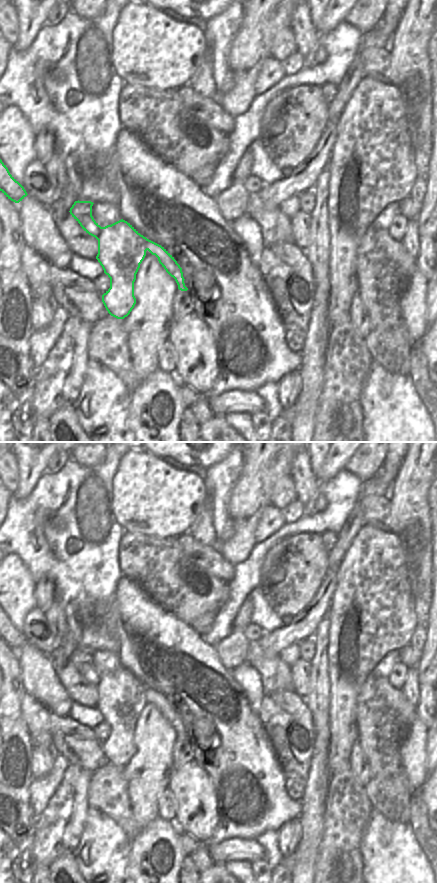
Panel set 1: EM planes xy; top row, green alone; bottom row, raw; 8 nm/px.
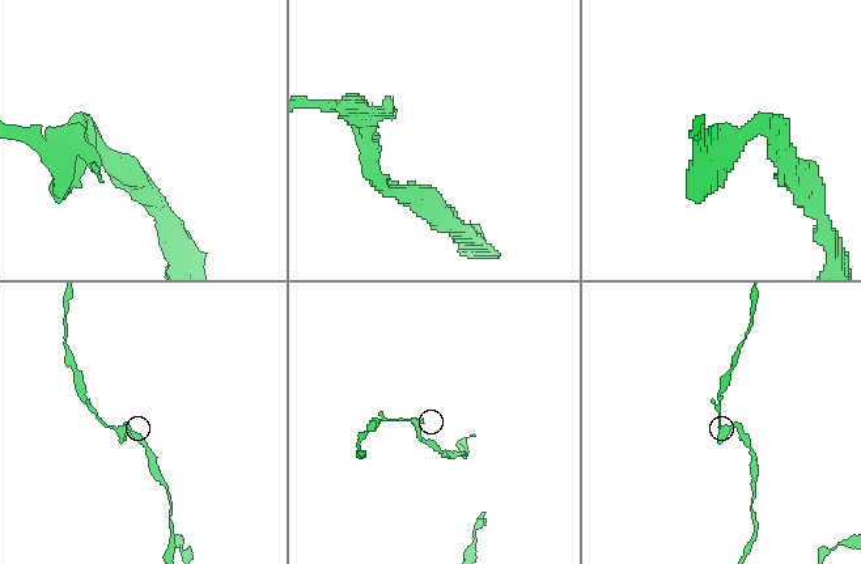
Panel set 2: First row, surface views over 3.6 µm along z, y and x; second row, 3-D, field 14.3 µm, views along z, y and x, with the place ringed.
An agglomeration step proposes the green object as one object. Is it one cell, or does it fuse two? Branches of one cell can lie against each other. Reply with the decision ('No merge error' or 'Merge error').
No merge error

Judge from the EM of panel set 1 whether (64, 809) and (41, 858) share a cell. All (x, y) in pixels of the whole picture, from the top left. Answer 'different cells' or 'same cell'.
same cell

